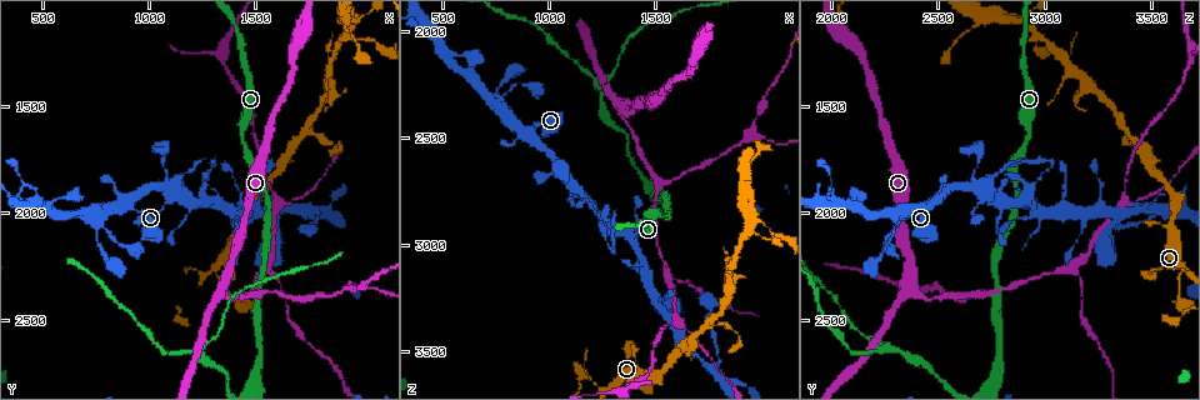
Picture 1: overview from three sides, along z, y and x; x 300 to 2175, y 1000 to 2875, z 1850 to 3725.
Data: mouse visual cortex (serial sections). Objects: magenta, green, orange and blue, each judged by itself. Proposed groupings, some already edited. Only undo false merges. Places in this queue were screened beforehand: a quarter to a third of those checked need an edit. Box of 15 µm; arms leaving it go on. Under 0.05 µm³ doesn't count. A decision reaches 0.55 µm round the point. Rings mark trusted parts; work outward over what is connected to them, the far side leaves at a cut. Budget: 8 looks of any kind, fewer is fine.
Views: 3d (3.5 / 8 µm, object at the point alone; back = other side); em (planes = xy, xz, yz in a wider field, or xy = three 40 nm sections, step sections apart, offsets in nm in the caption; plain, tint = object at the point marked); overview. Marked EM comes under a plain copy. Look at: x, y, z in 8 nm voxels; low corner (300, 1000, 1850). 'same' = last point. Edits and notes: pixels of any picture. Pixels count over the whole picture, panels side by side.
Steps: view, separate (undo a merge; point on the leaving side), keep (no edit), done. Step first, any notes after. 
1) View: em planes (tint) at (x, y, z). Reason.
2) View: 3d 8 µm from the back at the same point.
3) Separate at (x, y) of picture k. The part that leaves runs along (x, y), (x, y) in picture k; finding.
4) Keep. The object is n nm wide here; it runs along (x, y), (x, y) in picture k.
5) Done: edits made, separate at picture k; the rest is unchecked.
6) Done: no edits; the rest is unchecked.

View: em xy step 1 (tint) at (1270, 1860, 2950). Thick turns thin.

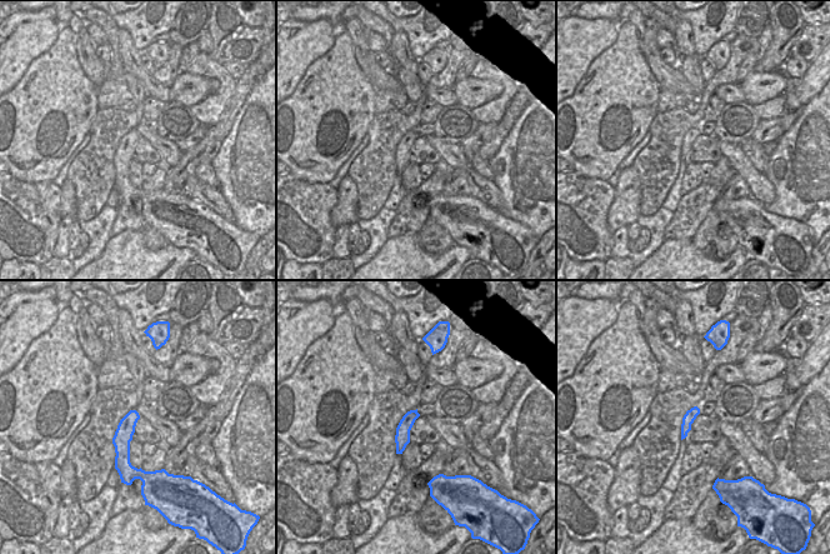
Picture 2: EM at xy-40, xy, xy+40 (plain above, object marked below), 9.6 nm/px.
View: 3d 3.5 µm from the back at the same point. See where the arms go.

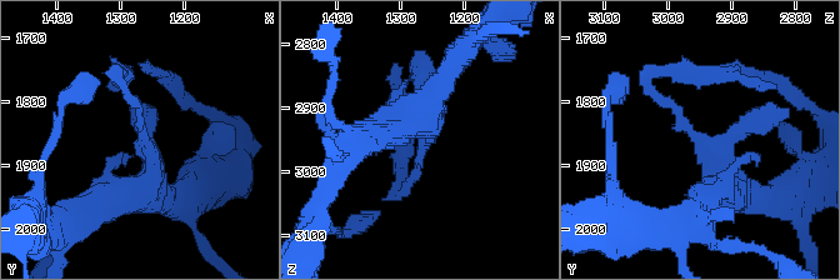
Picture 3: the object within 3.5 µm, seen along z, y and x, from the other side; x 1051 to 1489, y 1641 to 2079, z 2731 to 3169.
Separate at (134, 99) of picture 3. Two cells meet here.

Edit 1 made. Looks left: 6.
View: em xy step 1 (tint) at (1340, 2350, 2380). Sudden change in width.

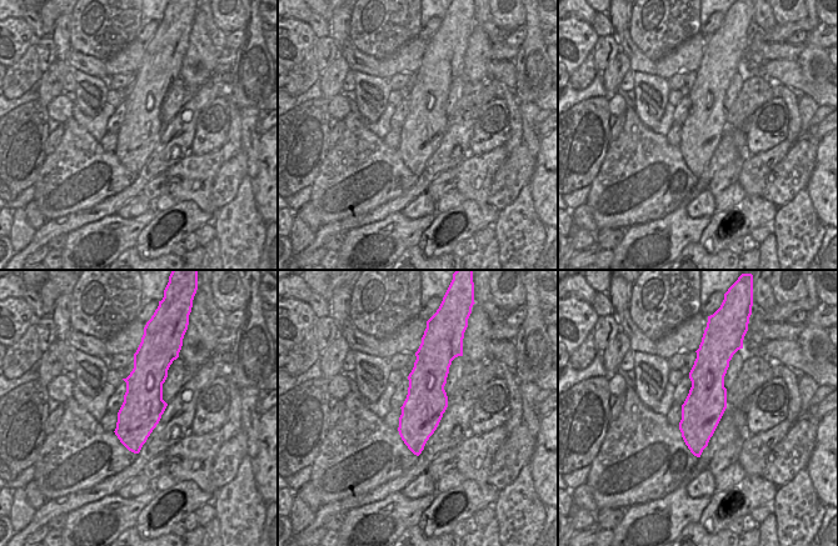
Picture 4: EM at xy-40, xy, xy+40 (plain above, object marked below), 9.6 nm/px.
View: 3d 3.5 µm at the same point. Wider look.

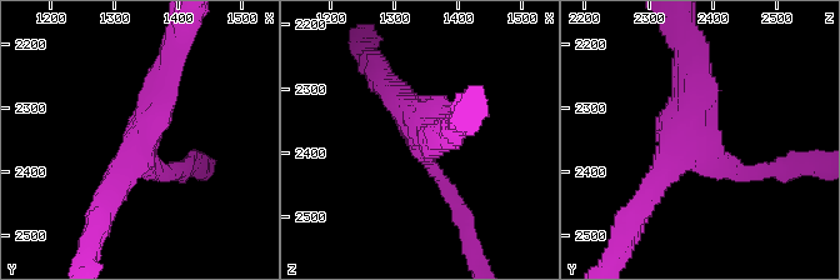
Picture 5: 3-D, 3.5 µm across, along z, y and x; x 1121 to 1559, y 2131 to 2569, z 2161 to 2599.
Keep. 3 arms meet here; it runs along (689, 56), (695, 134), (755, 173) in picture 5; continuous, no second cell.

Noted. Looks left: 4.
View: 3d 3.5 µm at (1240, 2630, 2270). Three-way junction.

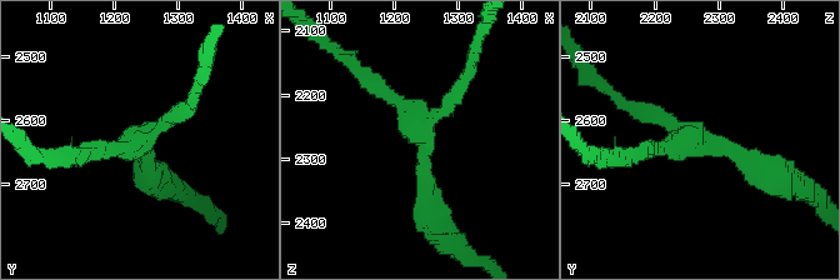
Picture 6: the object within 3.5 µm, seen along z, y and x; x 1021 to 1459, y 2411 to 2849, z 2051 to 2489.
View: em xy step 3 (tint) at (1245, 2625, 2260). 3 arms meet here; the arms are 200, 200, 250 nm wide.

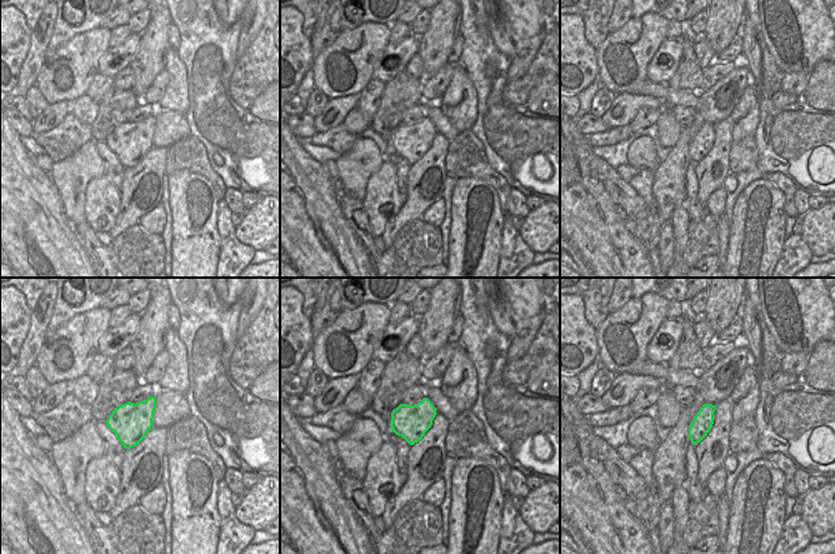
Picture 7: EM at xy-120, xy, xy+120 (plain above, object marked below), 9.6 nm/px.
Keep. It runs along (430, 209), (415, 119), (365, 78) in picture 6; continuous, no second cell.

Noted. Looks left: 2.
View: 3d 8 µm at (1510, 2370, 2720). Three-way junction.

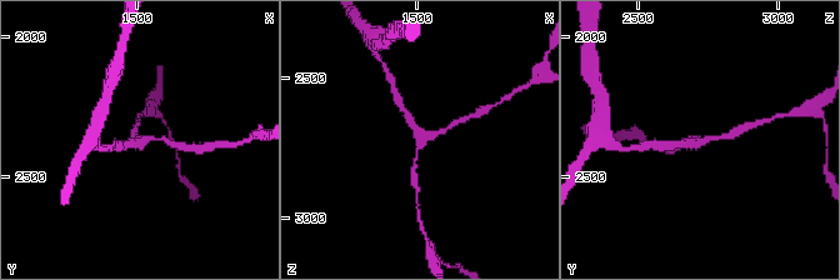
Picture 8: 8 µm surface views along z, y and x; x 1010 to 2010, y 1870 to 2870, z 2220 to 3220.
View: em xy step 3 (tint) at (1510, 2390, 2700). 3 arms meet here; the arms are 150, 200, 250 nm wide.

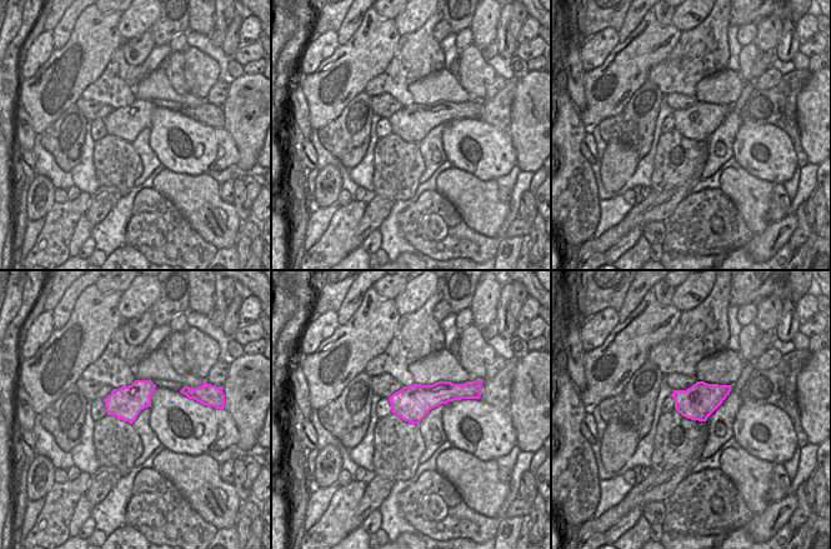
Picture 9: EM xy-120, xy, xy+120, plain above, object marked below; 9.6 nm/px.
Keep. The object is 340 nm wide here; it runs along (400, 106), (421, 136), (414, 168) in picture 8; continuous, no second cell.

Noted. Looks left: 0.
Done: edits made, separate at picture 3; the rest is unchecked.

